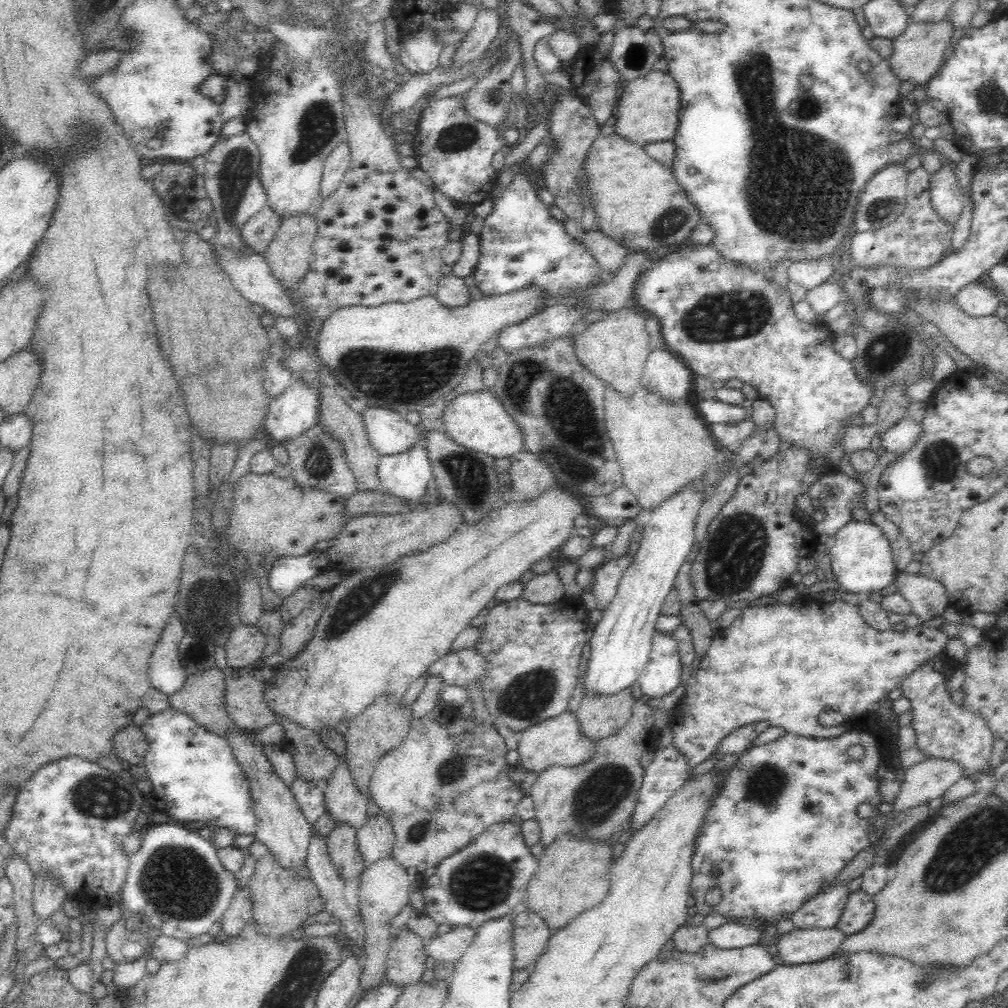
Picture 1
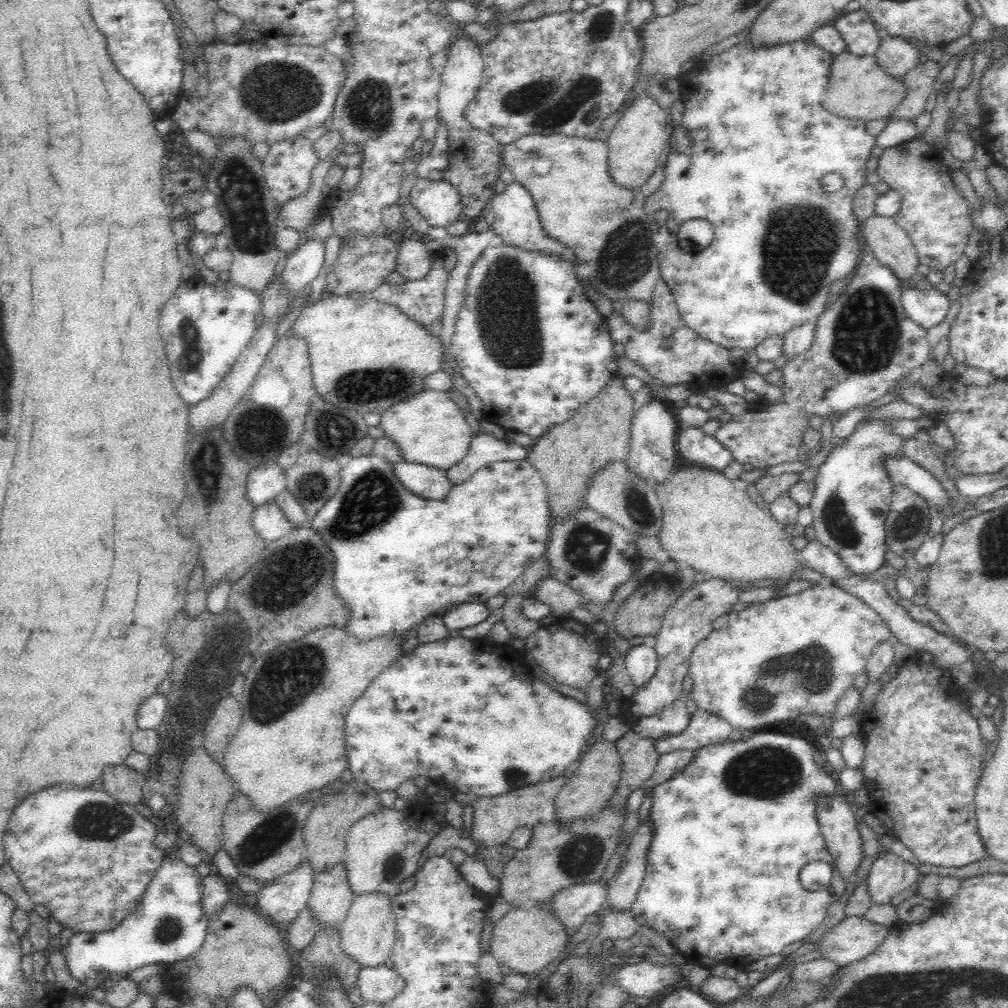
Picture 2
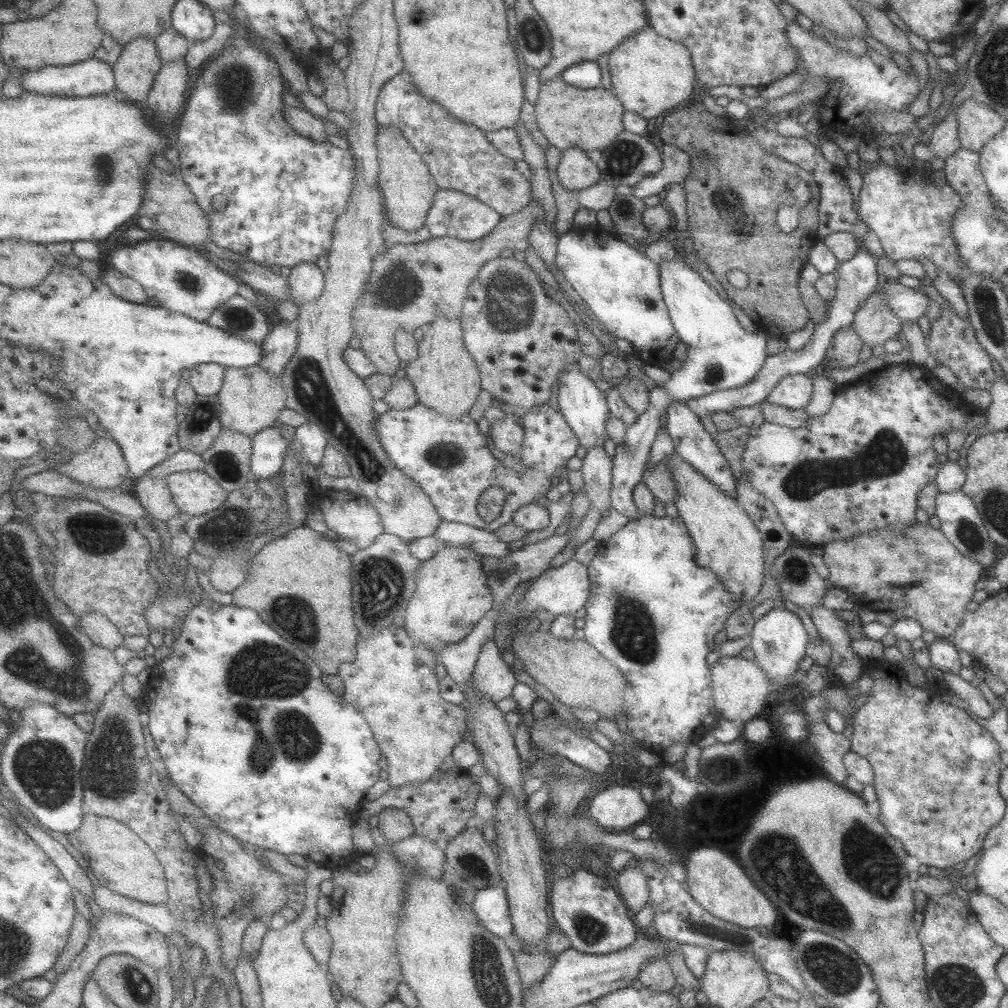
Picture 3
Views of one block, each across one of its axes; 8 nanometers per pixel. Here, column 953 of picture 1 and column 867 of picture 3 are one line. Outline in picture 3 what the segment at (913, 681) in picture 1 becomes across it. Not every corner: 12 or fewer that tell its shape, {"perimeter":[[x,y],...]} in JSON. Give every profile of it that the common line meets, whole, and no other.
{"perimeter":[[866,663],[850,751],[878,822],[948,871],[1001,818],[999,744]]}

